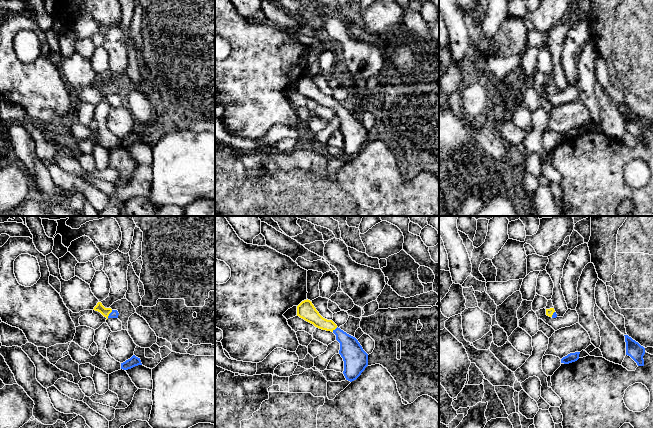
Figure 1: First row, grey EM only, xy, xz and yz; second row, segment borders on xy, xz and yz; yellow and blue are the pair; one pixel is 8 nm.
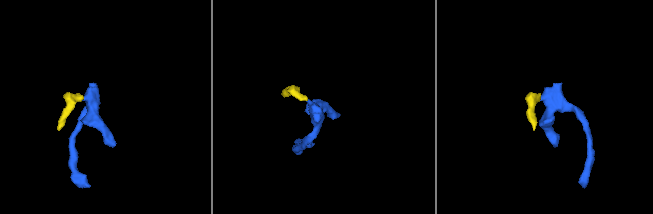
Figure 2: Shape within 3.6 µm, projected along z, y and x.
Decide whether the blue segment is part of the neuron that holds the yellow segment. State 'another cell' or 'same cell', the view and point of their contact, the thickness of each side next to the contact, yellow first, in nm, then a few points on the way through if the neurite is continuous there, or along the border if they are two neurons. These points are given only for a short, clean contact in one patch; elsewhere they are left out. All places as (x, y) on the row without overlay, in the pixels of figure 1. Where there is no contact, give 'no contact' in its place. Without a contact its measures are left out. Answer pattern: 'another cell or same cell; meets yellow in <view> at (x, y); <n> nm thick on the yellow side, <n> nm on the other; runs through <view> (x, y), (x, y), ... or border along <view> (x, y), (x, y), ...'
same cell; meets yellow in xy at (109, 89); 70 nm thick on the yellow side, 60 nm on the other; runs through xy (99, 83), (109, 89), (114, 90)

